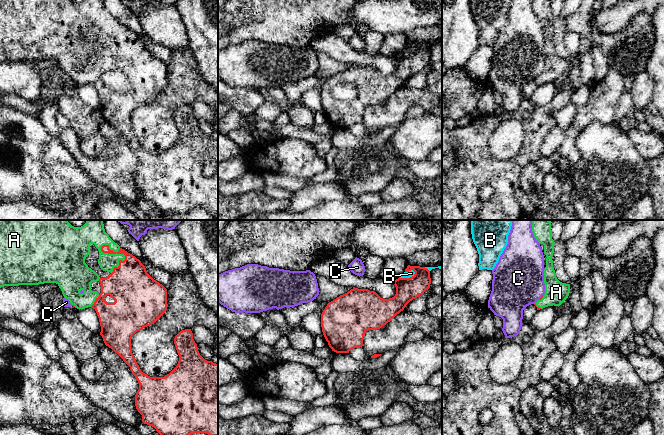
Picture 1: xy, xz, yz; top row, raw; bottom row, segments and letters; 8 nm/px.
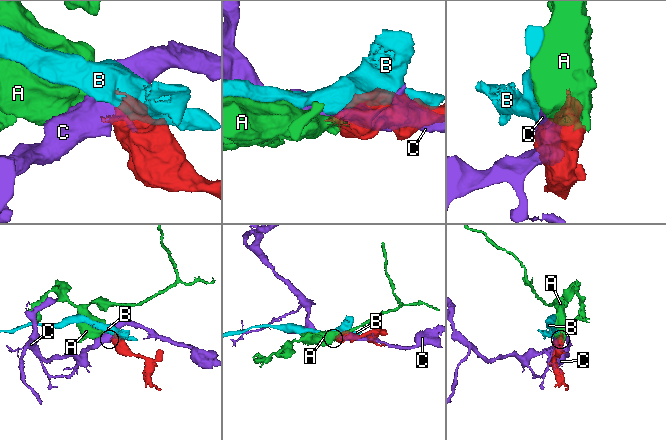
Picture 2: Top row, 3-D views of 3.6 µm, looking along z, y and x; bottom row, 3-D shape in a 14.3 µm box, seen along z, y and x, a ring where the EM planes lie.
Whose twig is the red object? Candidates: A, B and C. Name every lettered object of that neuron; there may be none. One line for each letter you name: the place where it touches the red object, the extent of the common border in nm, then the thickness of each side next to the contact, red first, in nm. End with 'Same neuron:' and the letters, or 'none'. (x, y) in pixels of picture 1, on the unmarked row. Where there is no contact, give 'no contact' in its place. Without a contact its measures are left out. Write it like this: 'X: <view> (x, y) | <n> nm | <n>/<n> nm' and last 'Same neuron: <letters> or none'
A: xy (124, 30) | 240 nm | 340/140 nm
Same neuron: A

